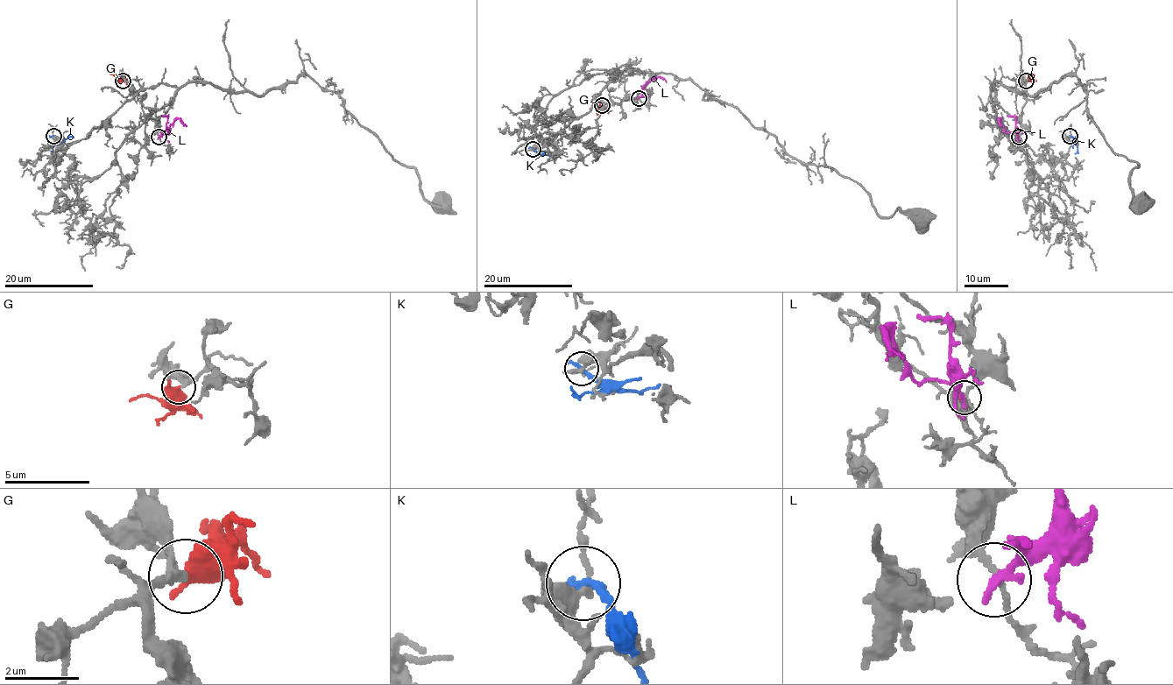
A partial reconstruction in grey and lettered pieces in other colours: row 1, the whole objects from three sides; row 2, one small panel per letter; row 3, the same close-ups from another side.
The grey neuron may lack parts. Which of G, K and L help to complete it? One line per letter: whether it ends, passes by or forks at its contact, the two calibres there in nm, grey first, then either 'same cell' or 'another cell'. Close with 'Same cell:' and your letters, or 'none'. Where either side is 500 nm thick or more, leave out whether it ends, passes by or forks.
G: 240/600 nm | same cell
K: it ends | 360/260 nm | another cell
L: it ends | 130/260 nm | another cell
Same cell: G

